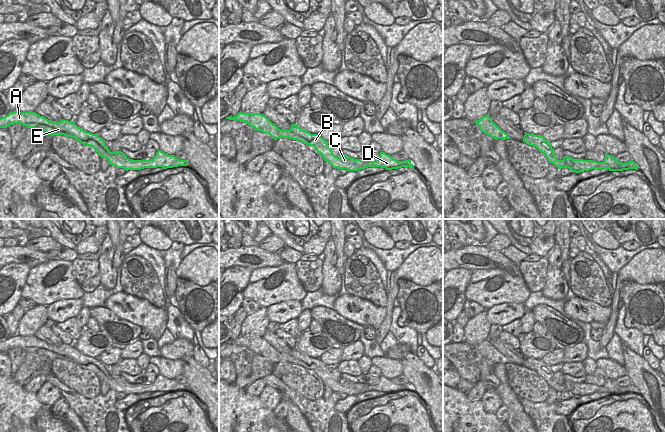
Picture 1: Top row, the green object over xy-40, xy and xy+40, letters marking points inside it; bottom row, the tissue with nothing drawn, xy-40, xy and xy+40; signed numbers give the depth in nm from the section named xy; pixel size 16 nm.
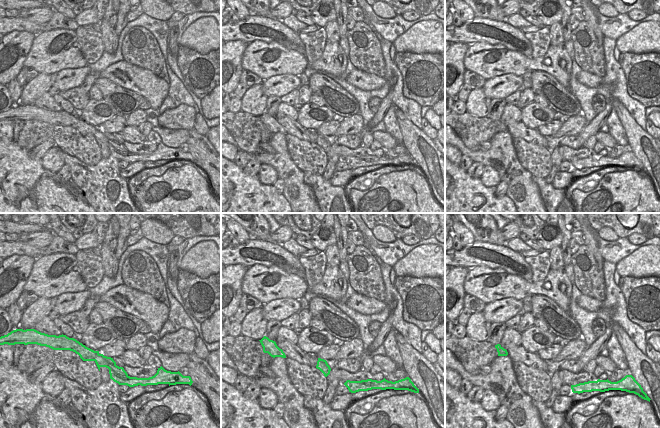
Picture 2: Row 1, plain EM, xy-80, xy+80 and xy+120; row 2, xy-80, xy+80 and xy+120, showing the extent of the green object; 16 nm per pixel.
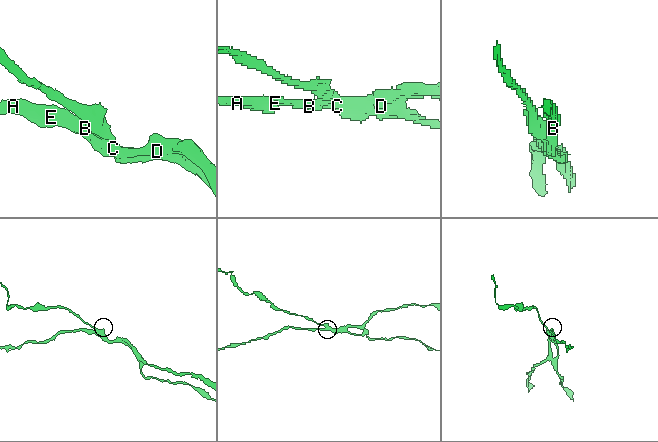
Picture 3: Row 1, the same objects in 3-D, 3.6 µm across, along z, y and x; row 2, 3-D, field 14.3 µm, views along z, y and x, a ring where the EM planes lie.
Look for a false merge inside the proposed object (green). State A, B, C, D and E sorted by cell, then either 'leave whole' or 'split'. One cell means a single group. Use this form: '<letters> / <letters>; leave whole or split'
A B D E / C; split

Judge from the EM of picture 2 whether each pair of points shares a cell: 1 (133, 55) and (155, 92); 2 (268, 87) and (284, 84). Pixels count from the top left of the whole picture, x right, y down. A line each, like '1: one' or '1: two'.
1: two
2: one

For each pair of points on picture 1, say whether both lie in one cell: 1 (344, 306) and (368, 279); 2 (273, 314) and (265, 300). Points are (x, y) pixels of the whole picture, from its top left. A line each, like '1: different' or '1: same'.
1: different
2: different

